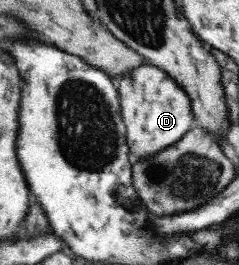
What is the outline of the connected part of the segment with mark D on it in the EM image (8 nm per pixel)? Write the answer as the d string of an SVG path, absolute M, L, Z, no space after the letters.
M152 63L136 68L117 81L122 100L121 111L127 125L128 144L131 145L131 156L134 160L142 157L156 156L158 151L178 143L188 131L196 125L192 99L179 81L162 67Z

